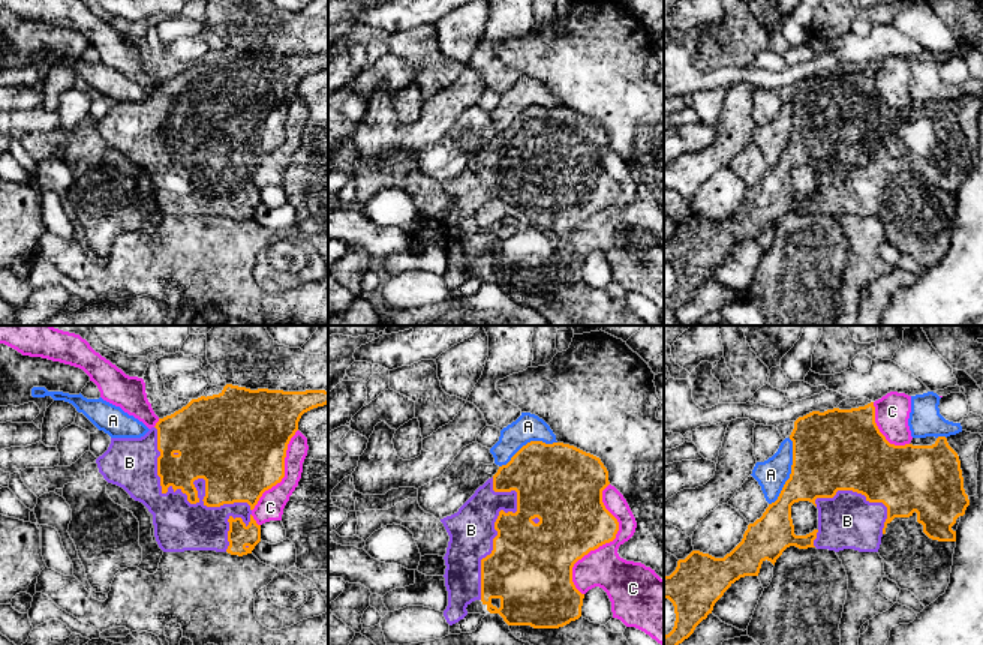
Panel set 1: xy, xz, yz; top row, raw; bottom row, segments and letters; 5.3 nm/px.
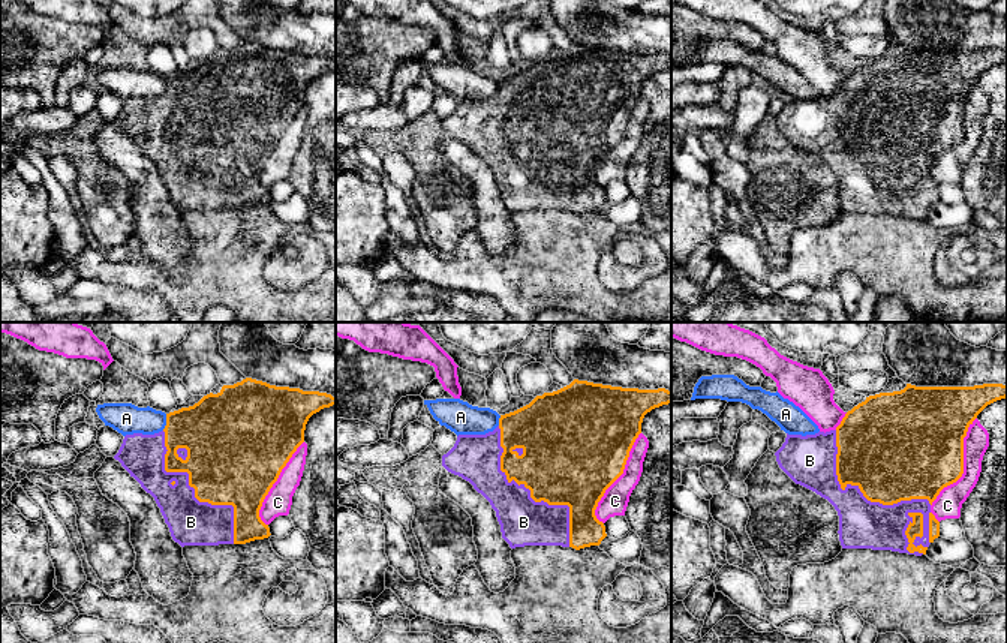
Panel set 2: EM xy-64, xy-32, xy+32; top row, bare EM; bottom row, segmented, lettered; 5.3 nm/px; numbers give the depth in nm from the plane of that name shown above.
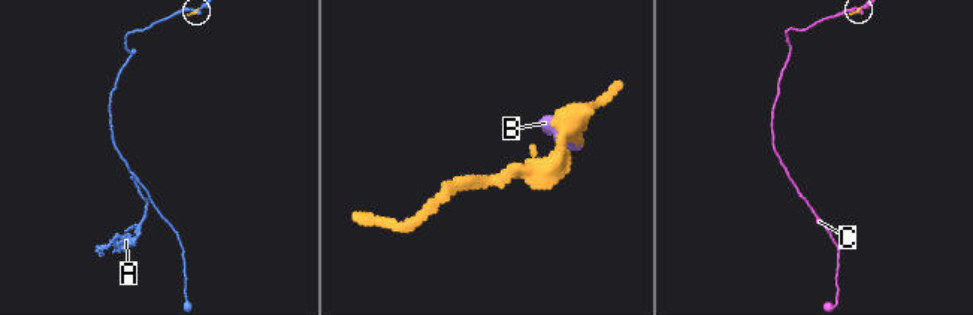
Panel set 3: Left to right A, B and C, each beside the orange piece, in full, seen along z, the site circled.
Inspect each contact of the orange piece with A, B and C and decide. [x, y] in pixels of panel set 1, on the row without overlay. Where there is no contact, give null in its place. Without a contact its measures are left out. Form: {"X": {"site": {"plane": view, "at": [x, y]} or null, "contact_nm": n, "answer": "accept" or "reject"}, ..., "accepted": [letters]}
{"A": {"site": {"plane": "yz", "at": [791, 137]}, "contact_nm": 380, "answer": "reject"}, "B": {"site": {"plane": "xy", "at": [177, 152]}, "contact_nm": 700, "answer": "accept"}, "C": {"site": {"plane": "xz", "at": [606, 206]}, "contact_nm": 600, "answer": "reject"}, "accepted": ["B"]}

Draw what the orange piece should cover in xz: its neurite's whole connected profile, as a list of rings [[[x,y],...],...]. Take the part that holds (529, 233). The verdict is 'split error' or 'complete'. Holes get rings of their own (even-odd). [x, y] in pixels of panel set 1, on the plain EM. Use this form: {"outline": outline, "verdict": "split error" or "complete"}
{"outline": [[[530,105],[523,110],[506,129],[499,130],[497,136],[475,154],[475,158],[459,172],[457,177],[441,183],[450,200],[447,218],[444,220],[447,230],[444,242],[448,255],[448,270],[444,274],[447,286],[453,290],[463,284],[468,279],[466,272],[475,264],[481,264],[490,278],[499,278],[508,290],[559,292],[571,285],[578,284],[581,280],[584,258],[581,258],[572,246],[572,231],[590,214],[613,206],[619,195],[617,183],[605,172],[602,166],[602,154],[608,148],[610,146],[607,132],[599,122],[590,117],[563,106],[545,108],[542,105]]], "verdict": "split error"}

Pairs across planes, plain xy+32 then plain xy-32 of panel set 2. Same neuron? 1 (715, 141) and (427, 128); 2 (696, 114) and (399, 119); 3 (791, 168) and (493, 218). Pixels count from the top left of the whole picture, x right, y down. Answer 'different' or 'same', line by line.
1: same
2: same
3: different

